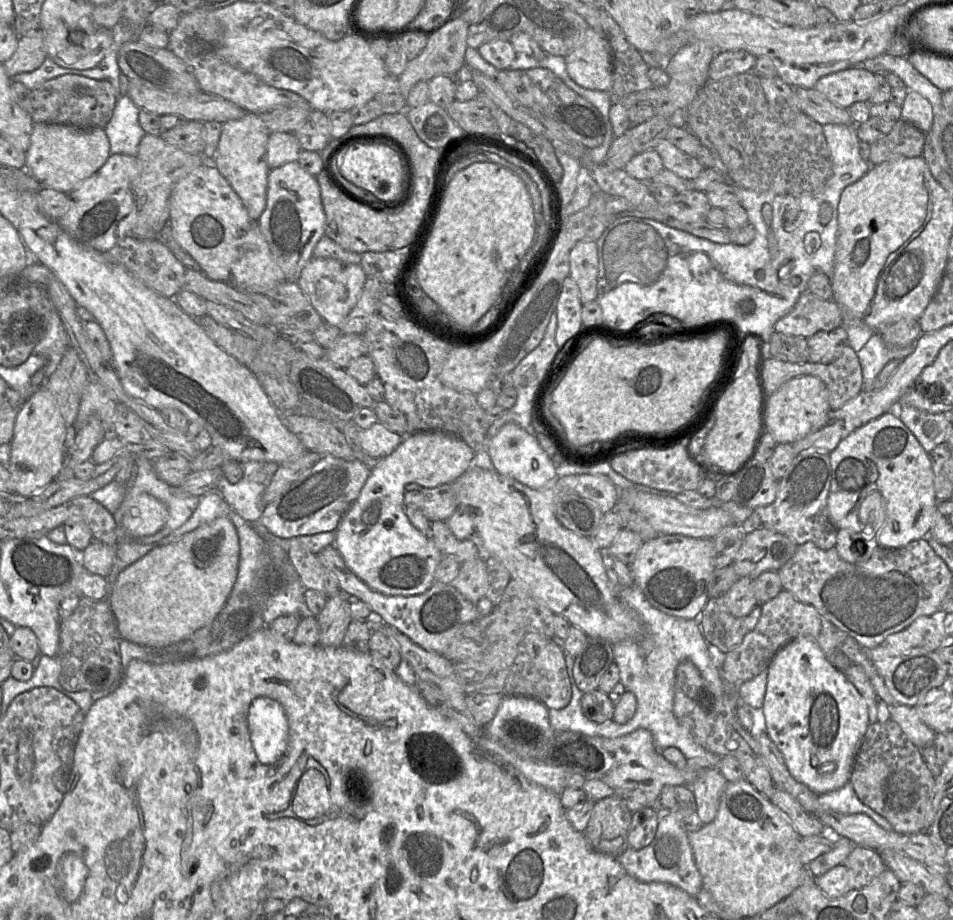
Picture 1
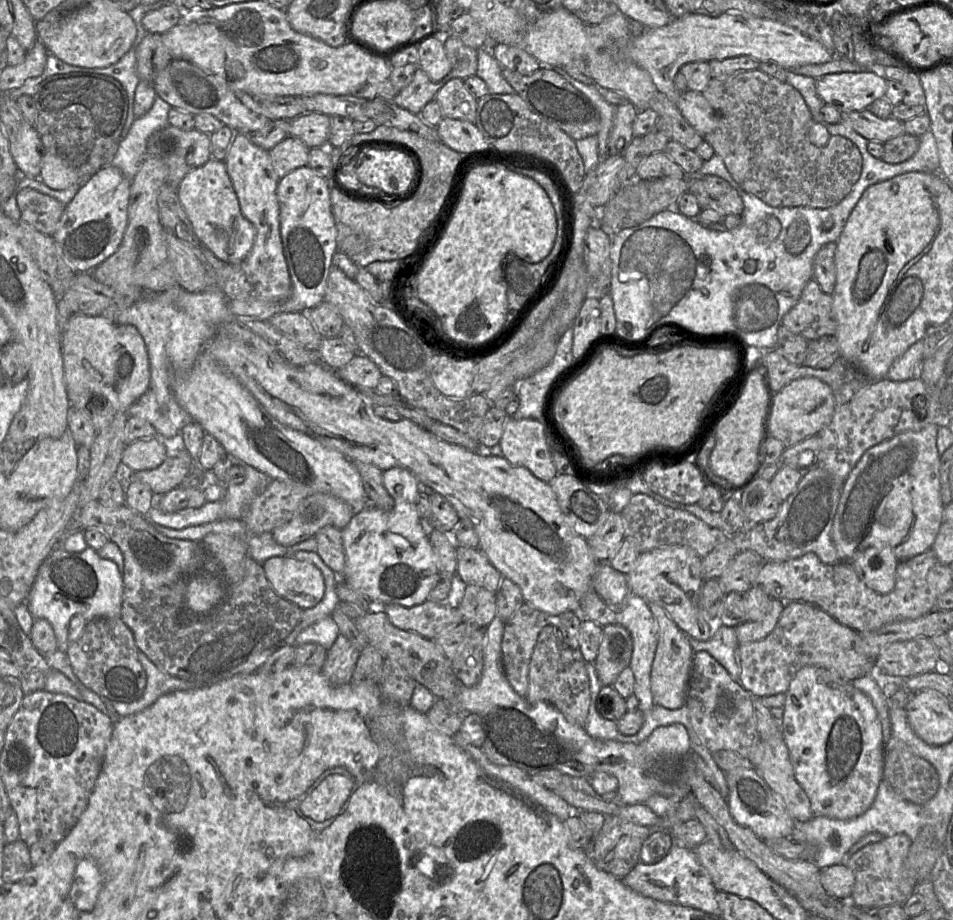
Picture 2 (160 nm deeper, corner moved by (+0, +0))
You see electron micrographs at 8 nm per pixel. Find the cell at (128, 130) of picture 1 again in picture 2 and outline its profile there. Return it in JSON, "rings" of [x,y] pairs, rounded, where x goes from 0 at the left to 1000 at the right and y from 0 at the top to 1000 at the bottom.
{"rings":[[[164,105],[159,117],[141,130],[133,147],[125,154],[124,164],[115,180],[124,183],[140,196],[154,168],[154,154],[164,142],[176,137],[179,115]]]}

